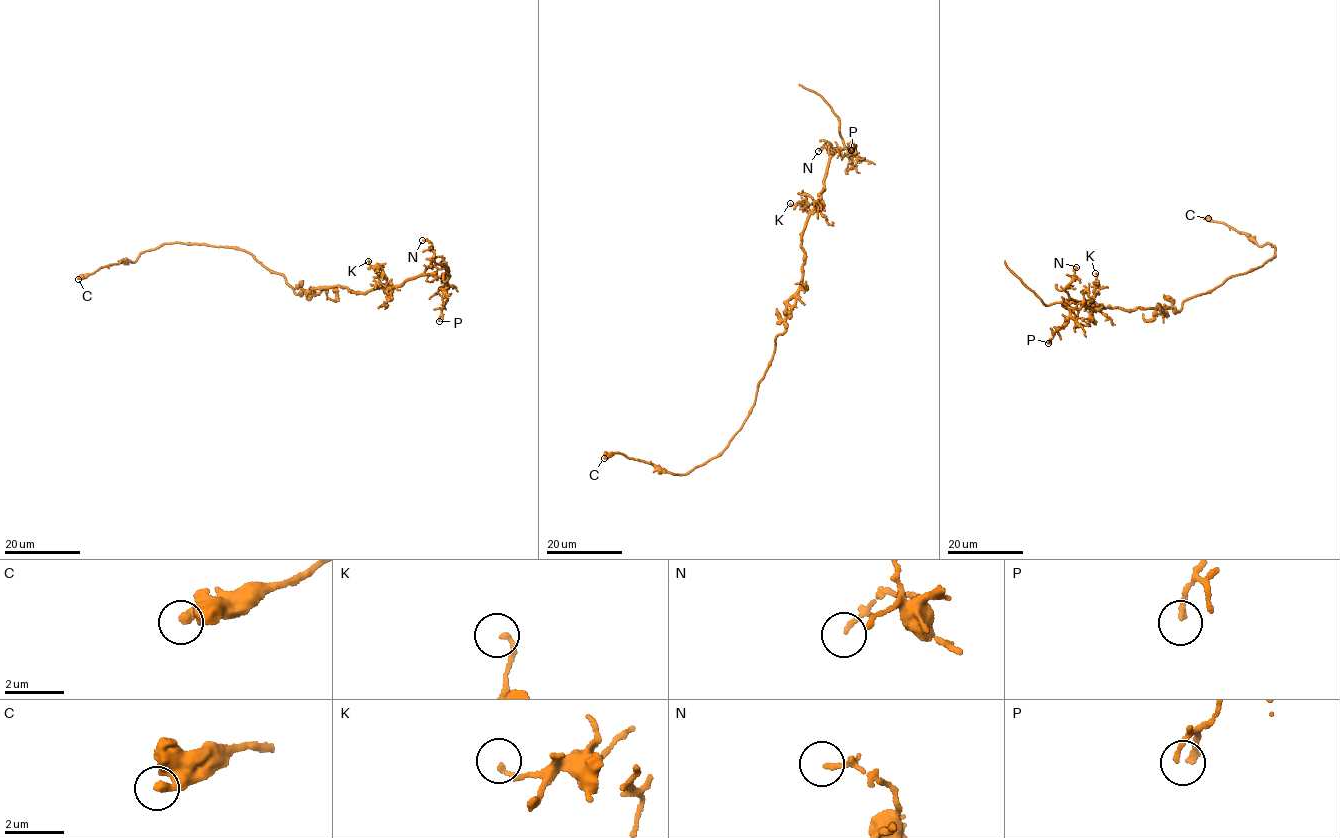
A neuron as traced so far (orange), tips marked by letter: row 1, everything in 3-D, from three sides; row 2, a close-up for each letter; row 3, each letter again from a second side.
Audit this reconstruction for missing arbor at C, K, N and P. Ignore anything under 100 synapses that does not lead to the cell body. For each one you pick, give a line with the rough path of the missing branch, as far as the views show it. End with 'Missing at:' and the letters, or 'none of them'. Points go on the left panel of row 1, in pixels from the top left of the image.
Missing at: none of them

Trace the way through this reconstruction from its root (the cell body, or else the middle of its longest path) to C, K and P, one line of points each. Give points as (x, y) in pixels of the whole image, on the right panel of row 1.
C: (1179, 311), (1185, 300), (1259, 267), (1275, 254), (1270, 243), (1259, 246), (1233, 227), (1208, 218)
K: (1179, 311), (1158, 305), (1157, 309), (1127, 310), (1095, 306), (1092, 303), (1095, 273)
P: (1179, 311), (1158, 305), (1092, 308), (1070, 299), (1069, 320), (1048, 343)

